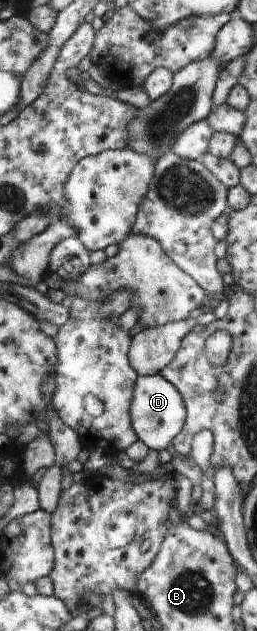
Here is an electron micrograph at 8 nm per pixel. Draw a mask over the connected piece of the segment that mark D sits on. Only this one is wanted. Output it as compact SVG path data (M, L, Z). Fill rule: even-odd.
M160 374L138 376L134 384L130 415L132 427L140 441L157 452L172 448L172 440L184 425L187 411L180 392Z

